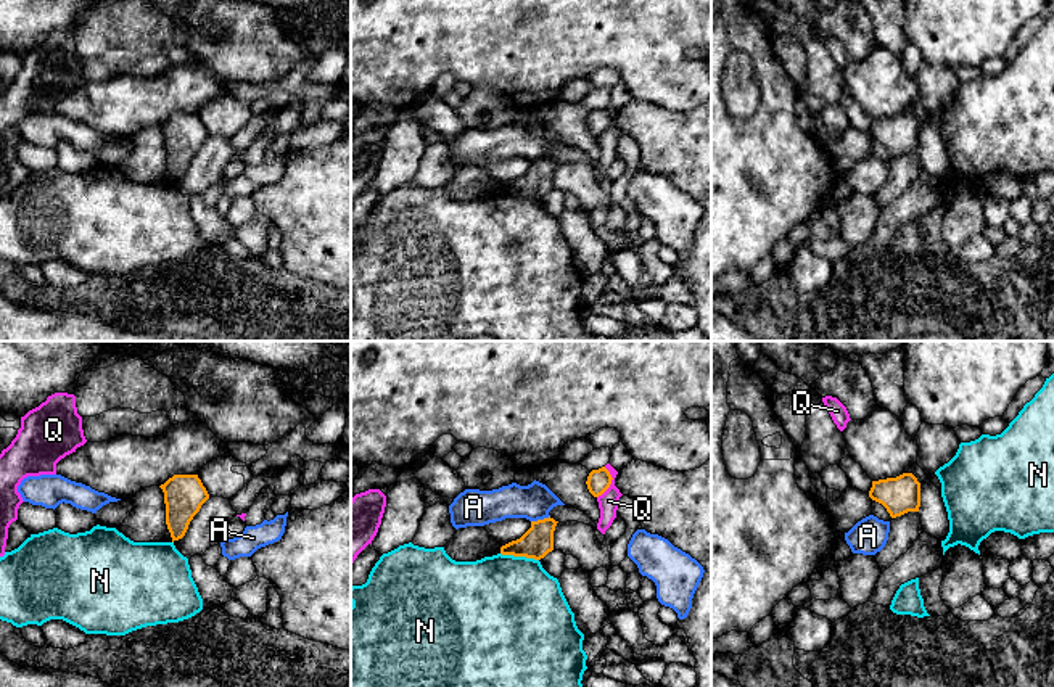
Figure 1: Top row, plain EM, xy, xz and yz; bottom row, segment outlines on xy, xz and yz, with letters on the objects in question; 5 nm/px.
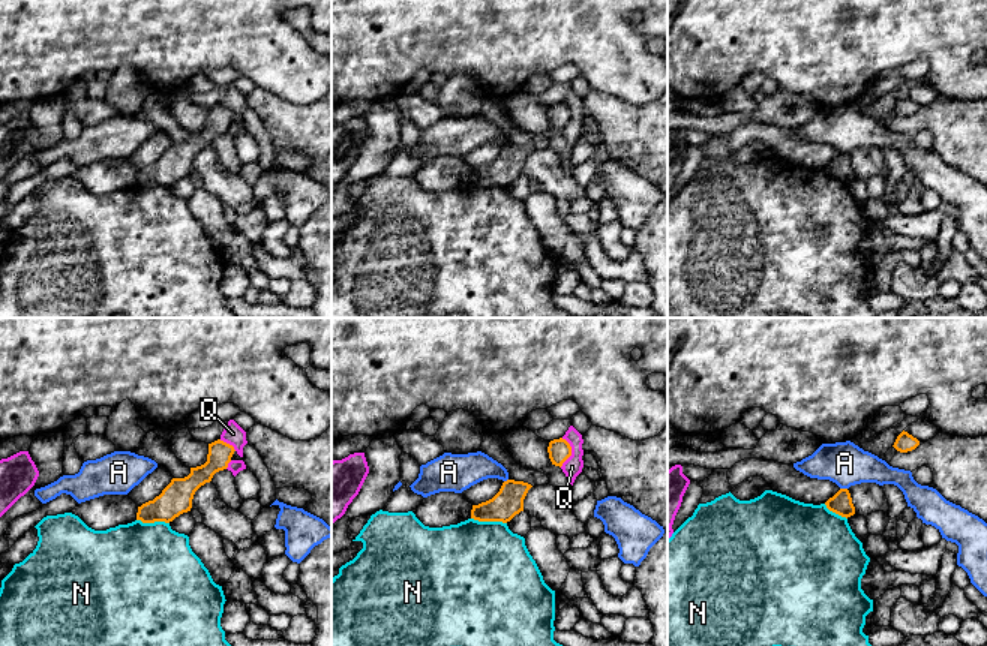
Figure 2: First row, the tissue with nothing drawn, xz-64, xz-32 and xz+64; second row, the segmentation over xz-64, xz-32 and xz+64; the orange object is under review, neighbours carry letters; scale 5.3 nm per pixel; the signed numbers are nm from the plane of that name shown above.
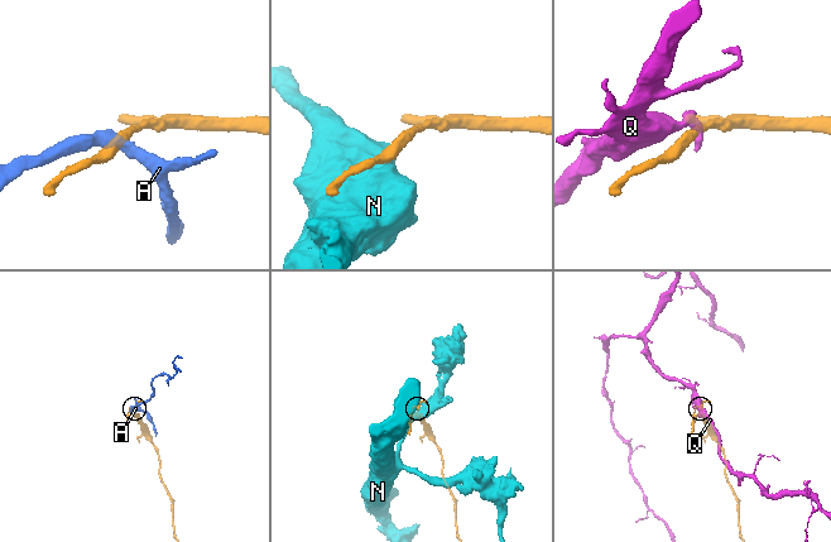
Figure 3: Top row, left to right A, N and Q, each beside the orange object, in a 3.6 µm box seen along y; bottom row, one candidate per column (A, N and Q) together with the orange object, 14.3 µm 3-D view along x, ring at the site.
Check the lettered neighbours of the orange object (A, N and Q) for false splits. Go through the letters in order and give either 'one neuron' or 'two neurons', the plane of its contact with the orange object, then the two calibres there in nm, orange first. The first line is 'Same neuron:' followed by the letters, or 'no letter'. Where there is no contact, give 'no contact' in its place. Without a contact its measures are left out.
Same neuron: no letter
A: two neurons | xz | 160/180 nm
N: two neurons | xz | 160/480 nm
Q: two neurons | xz | 110/100 nm

